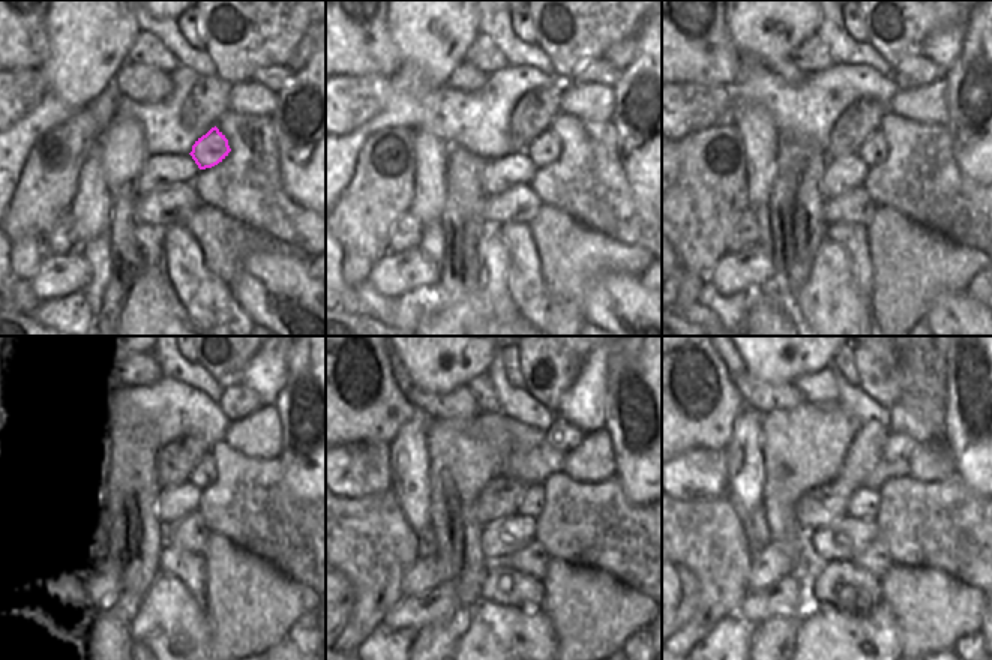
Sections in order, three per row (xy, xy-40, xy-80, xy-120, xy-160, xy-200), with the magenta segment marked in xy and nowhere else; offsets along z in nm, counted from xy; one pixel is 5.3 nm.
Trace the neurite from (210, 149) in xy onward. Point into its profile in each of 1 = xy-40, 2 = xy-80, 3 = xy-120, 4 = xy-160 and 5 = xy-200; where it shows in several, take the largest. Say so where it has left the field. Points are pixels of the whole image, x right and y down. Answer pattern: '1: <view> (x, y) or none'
1: xy-40 (545, 149)
2: xy-80 (874, 150)
3: xy-120 (204, 474)
4: xy-160 (530, 504)
5: xy-200 (865, 503)

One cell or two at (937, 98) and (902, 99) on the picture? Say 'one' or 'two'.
one

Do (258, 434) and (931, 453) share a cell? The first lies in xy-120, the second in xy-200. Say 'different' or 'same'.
same

